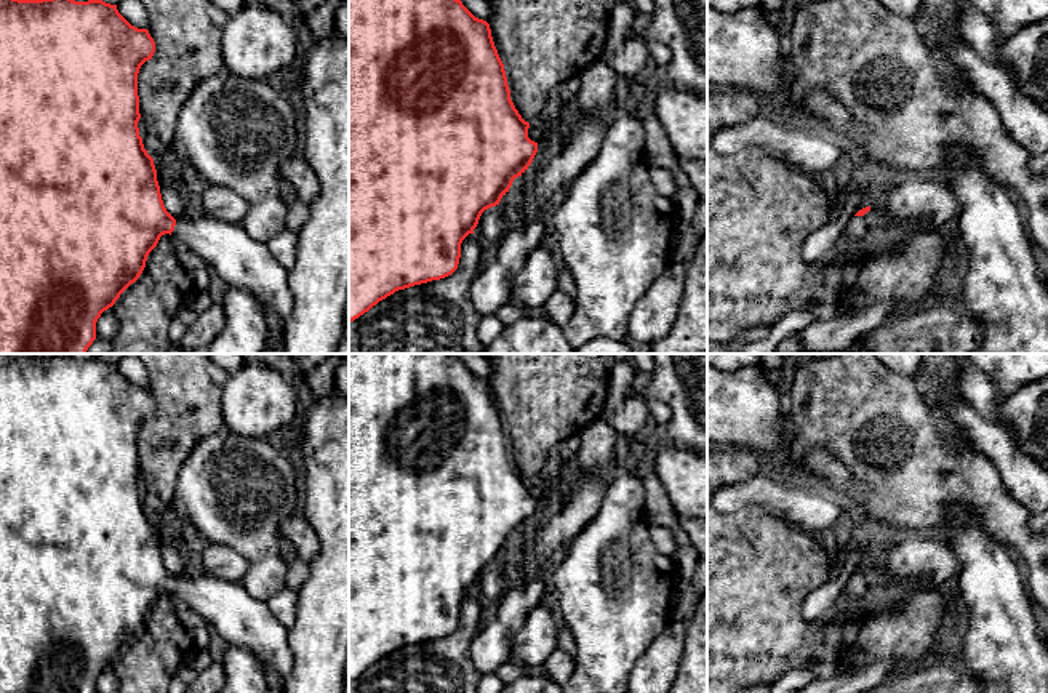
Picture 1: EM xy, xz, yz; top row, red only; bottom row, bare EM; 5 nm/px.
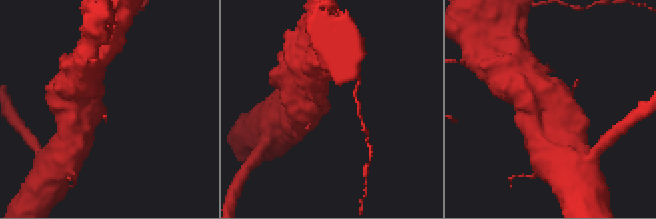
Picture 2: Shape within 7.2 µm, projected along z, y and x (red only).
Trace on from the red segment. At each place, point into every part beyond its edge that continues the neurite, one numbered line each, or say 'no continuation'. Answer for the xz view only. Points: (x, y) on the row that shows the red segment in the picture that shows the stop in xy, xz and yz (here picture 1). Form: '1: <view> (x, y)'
1: xz (556, 141)

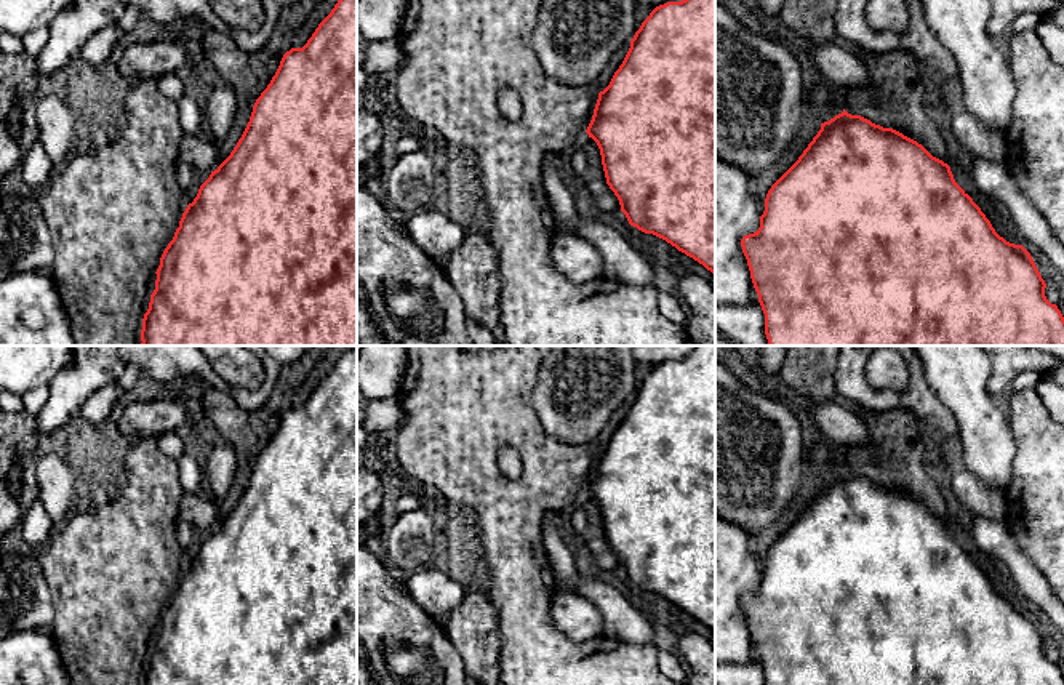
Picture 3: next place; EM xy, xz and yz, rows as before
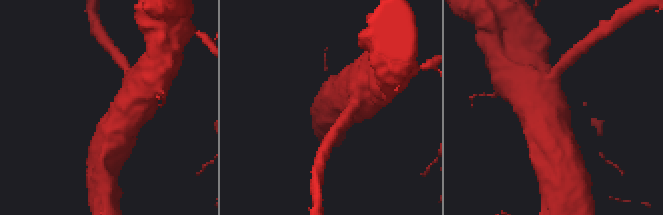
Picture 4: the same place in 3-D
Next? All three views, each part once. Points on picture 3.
no continuation

